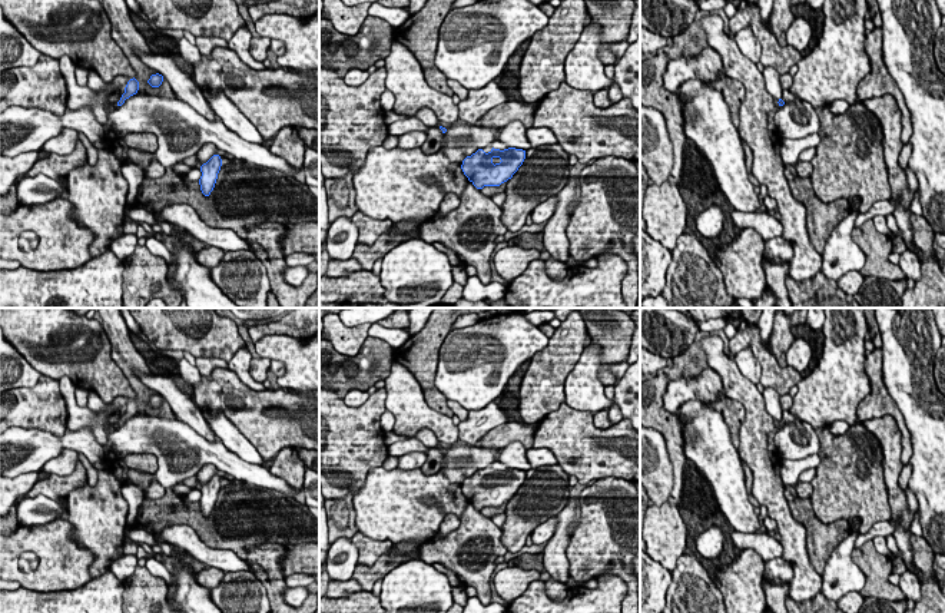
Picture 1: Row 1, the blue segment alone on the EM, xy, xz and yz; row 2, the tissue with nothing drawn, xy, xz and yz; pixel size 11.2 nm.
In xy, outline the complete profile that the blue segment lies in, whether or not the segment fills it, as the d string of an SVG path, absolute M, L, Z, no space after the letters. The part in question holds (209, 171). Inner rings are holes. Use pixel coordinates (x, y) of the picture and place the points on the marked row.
M213 155L206 163L200 166L202 176L199 179L199 185L205 196L209 196L213 190L220 166L222 159L219 155Z

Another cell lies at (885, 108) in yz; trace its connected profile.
M883 95L866 99L865 107L871 110L879 120L883 132L883 158L888 169L888 182L891 188L891 201L896 201L898 206L893 211L893 218L902 232L906 249L916 254L915 241L911 228L911 202L914 193L909 189L905 169L899 166L898 158L902 150L902 122L901 109L892 95Z

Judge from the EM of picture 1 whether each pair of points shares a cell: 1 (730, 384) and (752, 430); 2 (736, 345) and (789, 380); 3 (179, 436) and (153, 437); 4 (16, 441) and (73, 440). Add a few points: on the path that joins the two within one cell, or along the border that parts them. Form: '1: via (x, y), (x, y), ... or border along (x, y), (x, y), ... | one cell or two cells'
1: via (742, 394), (752, 404), (752, 418) | one cell
2: via (749, 343), (776, 370) | one cell
3: via (173, 437), (159, 437) | one cell
4: via (30, 443), (59, 443) | one cell

